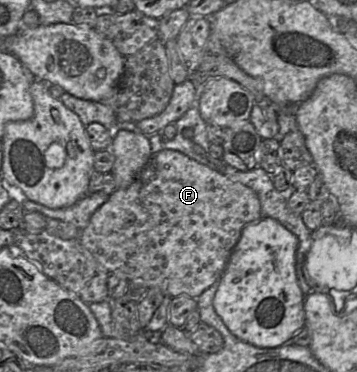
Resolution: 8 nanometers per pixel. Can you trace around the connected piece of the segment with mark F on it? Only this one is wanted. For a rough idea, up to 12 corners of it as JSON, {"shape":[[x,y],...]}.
{"shape":[[162,150],[78,240],[109,274],[197,299],[251,188]]}

